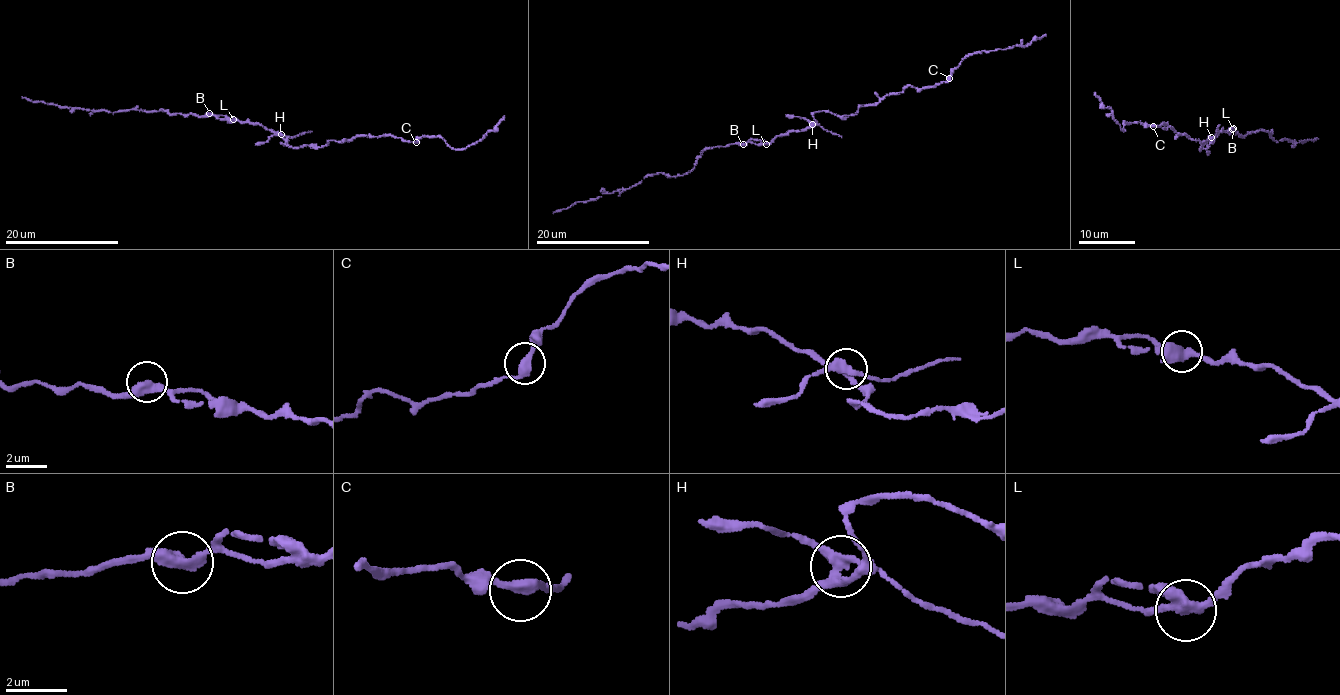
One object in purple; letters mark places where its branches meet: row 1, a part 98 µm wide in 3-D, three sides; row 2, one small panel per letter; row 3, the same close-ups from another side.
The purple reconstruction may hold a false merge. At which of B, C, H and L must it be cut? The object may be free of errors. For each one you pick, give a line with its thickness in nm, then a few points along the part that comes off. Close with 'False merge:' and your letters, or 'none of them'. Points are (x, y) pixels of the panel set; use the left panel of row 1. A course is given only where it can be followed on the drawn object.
H: calibre 320 nm; course (280, 135), (294, 137), (312, 131)
False merge: H

